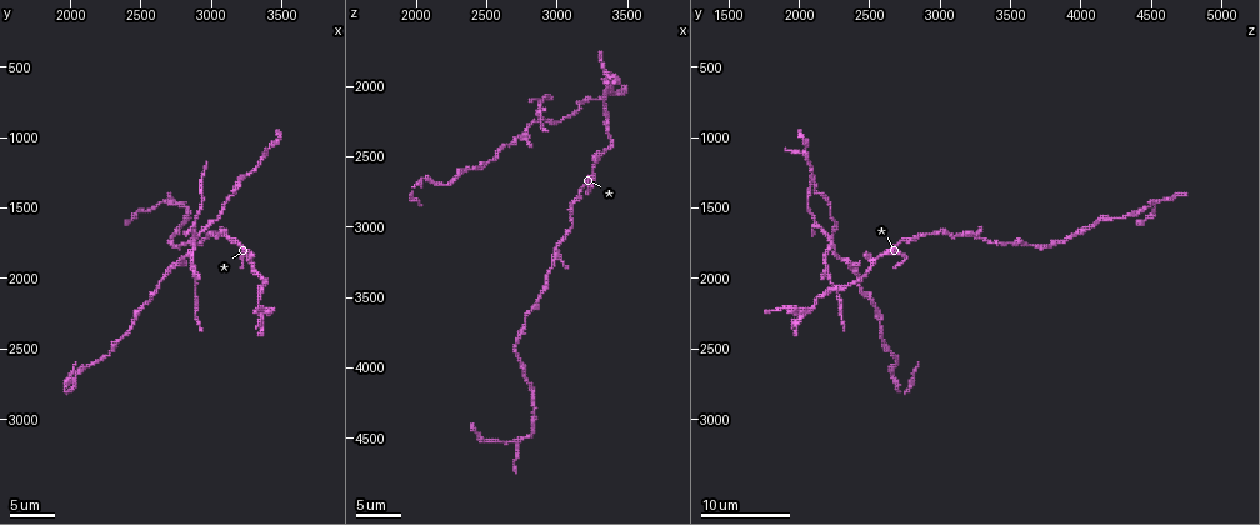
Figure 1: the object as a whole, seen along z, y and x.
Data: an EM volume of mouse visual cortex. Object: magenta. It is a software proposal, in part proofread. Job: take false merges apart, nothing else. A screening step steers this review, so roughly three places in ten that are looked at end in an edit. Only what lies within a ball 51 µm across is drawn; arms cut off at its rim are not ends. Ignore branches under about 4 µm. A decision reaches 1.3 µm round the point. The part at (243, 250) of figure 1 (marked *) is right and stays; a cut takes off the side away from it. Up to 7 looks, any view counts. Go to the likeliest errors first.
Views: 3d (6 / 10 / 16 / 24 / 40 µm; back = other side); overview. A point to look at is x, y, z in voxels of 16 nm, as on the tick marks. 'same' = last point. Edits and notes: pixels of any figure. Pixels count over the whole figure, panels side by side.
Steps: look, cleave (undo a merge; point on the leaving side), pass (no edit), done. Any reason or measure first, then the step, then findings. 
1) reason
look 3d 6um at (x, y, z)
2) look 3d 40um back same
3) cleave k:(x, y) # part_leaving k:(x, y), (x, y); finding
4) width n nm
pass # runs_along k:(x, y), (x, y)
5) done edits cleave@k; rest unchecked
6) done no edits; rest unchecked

arms part here
look 3d 10um at (3280, 1900, 2520)

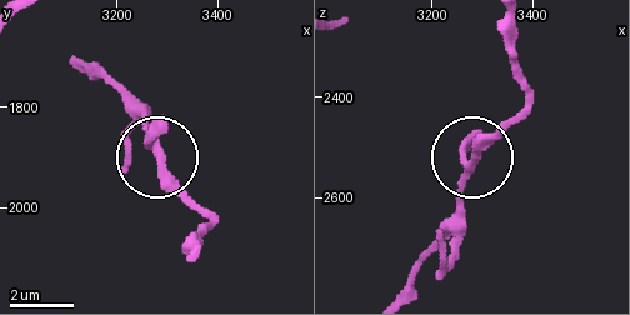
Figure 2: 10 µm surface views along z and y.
look 3d 10um back at (3285, 1890, 2525)

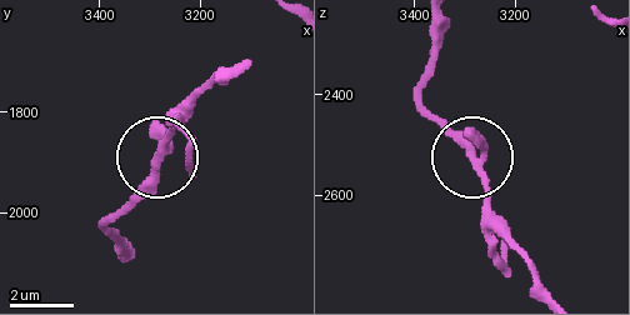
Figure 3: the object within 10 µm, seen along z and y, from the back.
arms 3
pass # runs_along 3:(189, 110), (149, 175), (111, 213); continuous, no second neuron

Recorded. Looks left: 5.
arms part here
look 3d 10um at (2880, 1760, 2220)

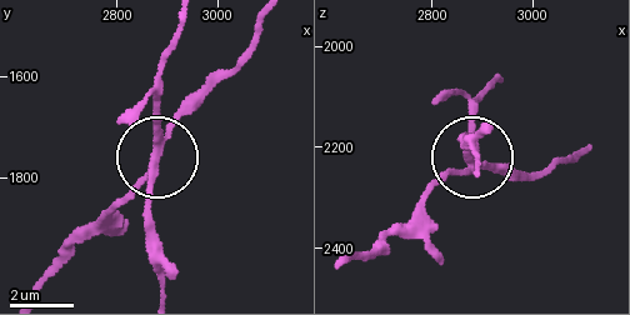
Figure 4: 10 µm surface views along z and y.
side_arm 11 um; arms 3
cleave 4:(154, 110) # a second neuron is stuck on

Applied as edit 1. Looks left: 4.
redraw
look overview

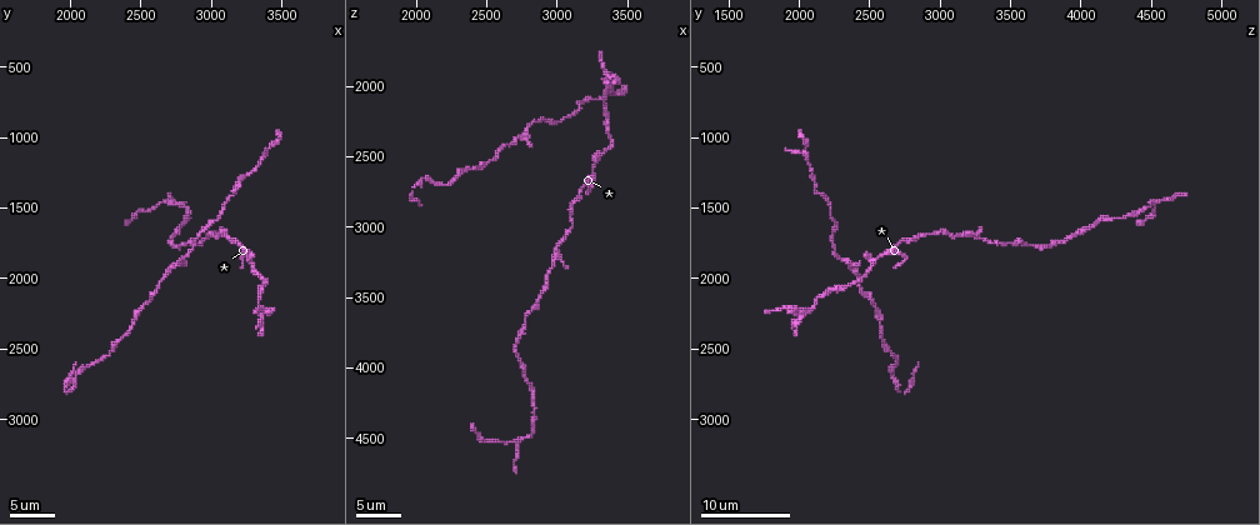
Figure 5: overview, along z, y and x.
side arm on a straight run
look 3d 10um at (2960, 1700, 3260)

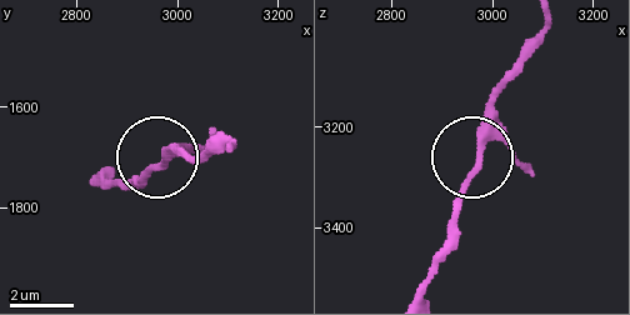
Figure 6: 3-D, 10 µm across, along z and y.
arms 3
pass # runs_along 6:(548, 21), (494, 101), (491, 134), (456, 206), (445, 253); one neuron here

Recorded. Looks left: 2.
done edits cleave@4; rest unchecked

